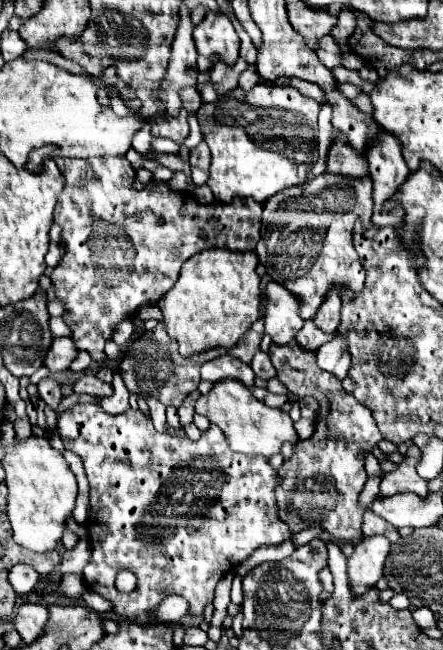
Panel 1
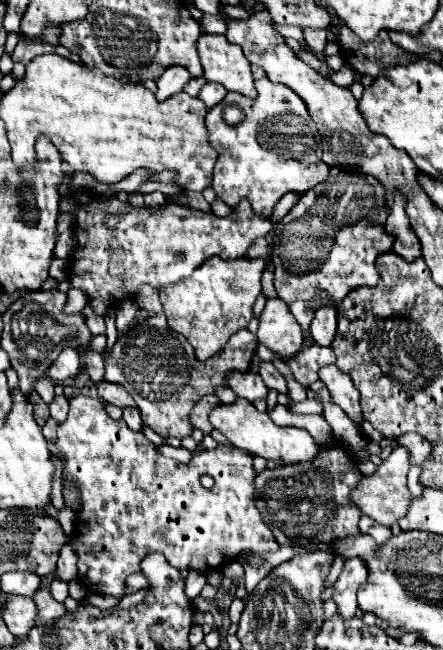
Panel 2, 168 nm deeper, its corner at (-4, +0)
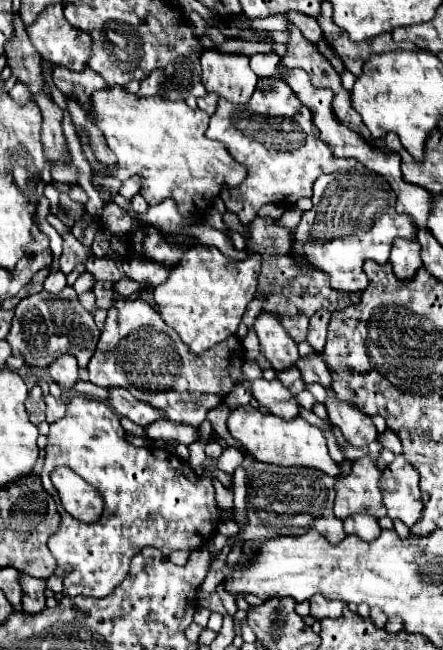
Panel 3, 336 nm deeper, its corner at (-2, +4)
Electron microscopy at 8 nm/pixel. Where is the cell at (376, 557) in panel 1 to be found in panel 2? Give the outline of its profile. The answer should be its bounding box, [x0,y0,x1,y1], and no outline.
[332,557,368,619]

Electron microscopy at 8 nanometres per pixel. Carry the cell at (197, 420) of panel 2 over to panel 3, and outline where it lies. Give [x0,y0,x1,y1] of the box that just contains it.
[208,403,242,447]

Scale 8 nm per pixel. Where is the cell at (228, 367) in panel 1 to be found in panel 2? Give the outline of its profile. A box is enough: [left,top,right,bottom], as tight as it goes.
[226,373,268,401]

